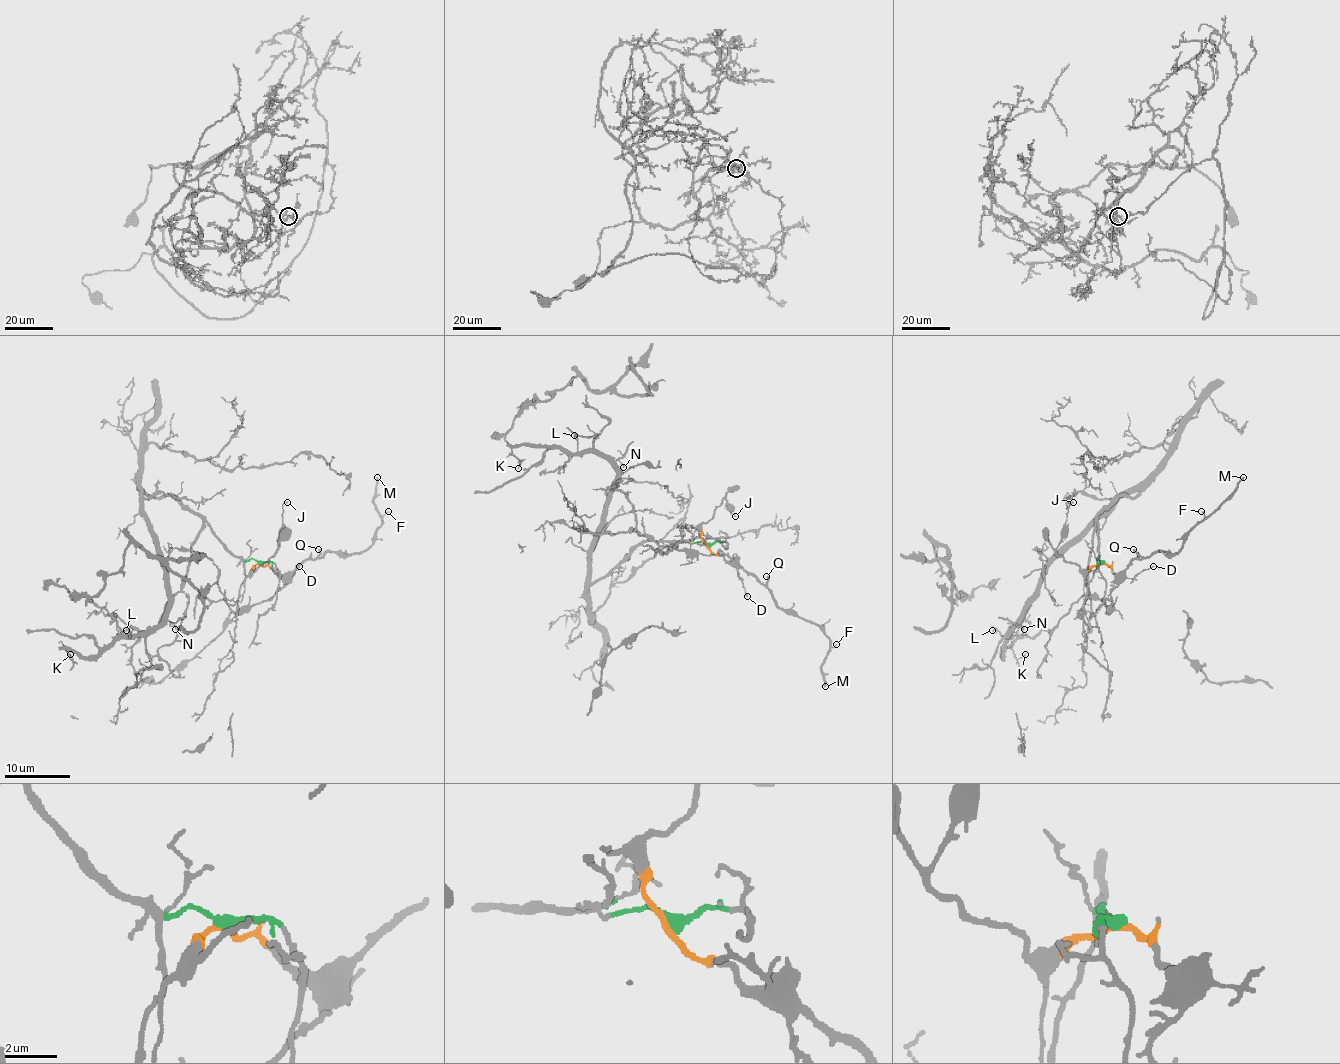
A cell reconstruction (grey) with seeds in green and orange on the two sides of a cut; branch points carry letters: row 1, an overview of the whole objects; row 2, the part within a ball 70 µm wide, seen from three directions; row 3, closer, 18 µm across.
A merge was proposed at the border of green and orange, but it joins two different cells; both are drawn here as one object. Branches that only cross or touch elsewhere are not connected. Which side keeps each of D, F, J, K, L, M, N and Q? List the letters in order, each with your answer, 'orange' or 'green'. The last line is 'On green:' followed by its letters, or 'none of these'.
D: orange
F: orange
J: orange
K: green
L: green
M: orange
N: green
Q: orange
On green: K, L, N

